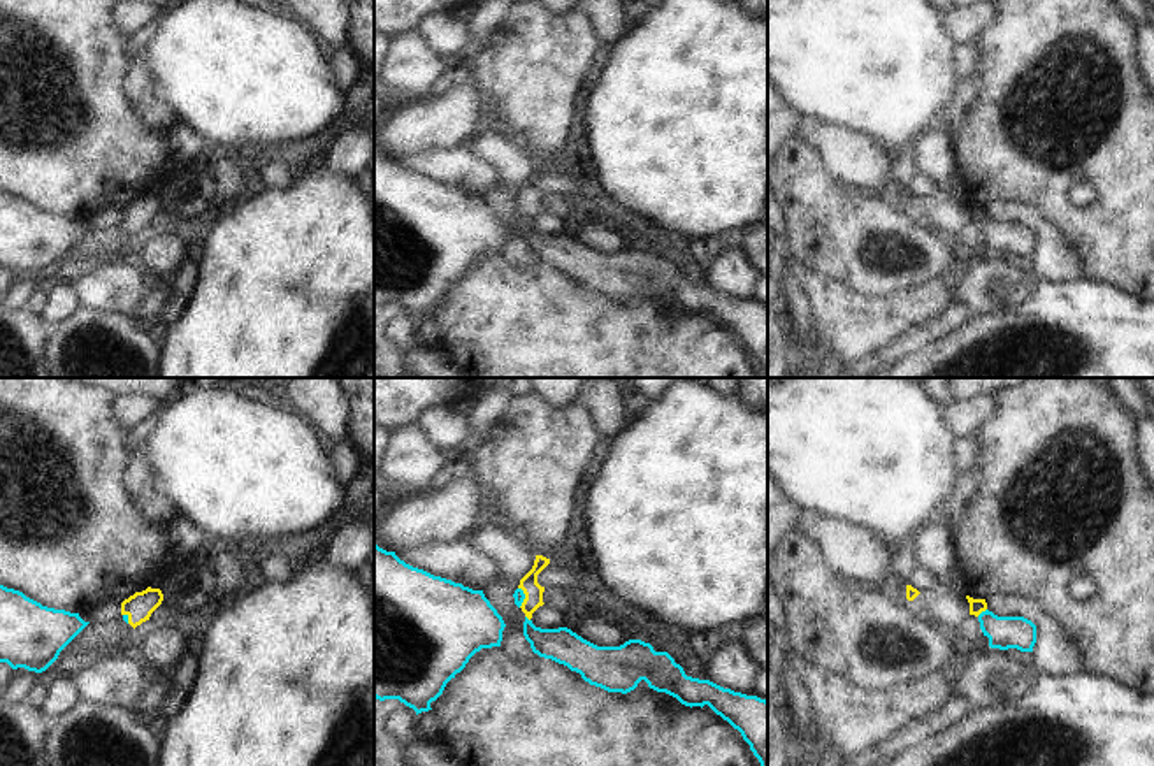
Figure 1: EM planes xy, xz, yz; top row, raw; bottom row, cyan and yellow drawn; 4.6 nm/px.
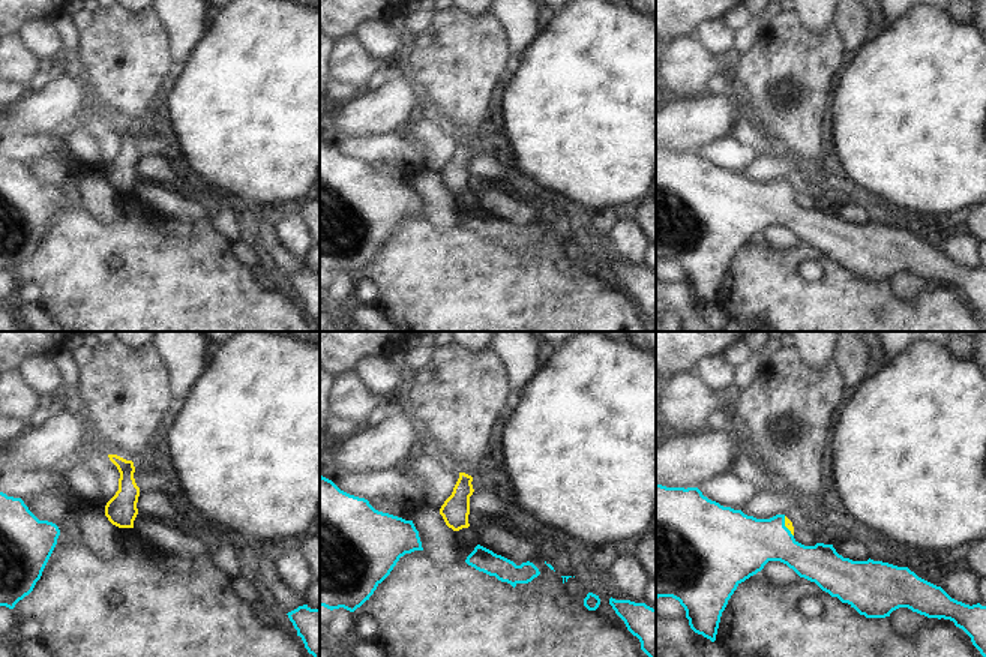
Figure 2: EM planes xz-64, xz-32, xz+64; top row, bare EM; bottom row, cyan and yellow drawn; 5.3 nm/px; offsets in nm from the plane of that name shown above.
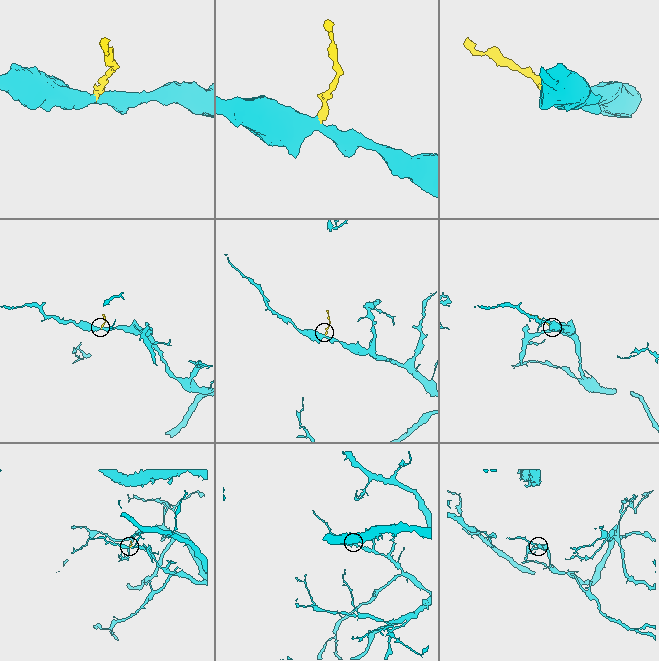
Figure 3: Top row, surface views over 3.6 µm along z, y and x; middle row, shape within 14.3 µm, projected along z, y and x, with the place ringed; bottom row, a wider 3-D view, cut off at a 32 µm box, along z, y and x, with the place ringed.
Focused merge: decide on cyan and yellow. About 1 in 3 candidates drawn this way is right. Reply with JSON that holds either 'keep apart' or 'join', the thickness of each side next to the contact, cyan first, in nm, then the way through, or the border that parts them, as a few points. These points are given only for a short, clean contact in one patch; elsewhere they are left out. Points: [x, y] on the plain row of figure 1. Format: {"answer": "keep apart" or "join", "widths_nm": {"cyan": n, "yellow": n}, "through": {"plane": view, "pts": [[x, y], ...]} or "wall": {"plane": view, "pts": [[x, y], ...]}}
{"answer": "join", "widths_nm": {"cyan": 150, "yellow": 70}, "through": {"plane": "yz", "pts": [[1003, 239], [982, 218], [977, 213]]}}

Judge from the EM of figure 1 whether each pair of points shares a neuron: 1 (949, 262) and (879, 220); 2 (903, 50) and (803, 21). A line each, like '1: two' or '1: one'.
1: one
2: one

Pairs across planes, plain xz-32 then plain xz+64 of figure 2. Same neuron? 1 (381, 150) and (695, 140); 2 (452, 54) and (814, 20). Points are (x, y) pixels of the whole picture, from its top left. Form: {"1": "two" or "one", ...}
{"1": "two", "2": "two"}

